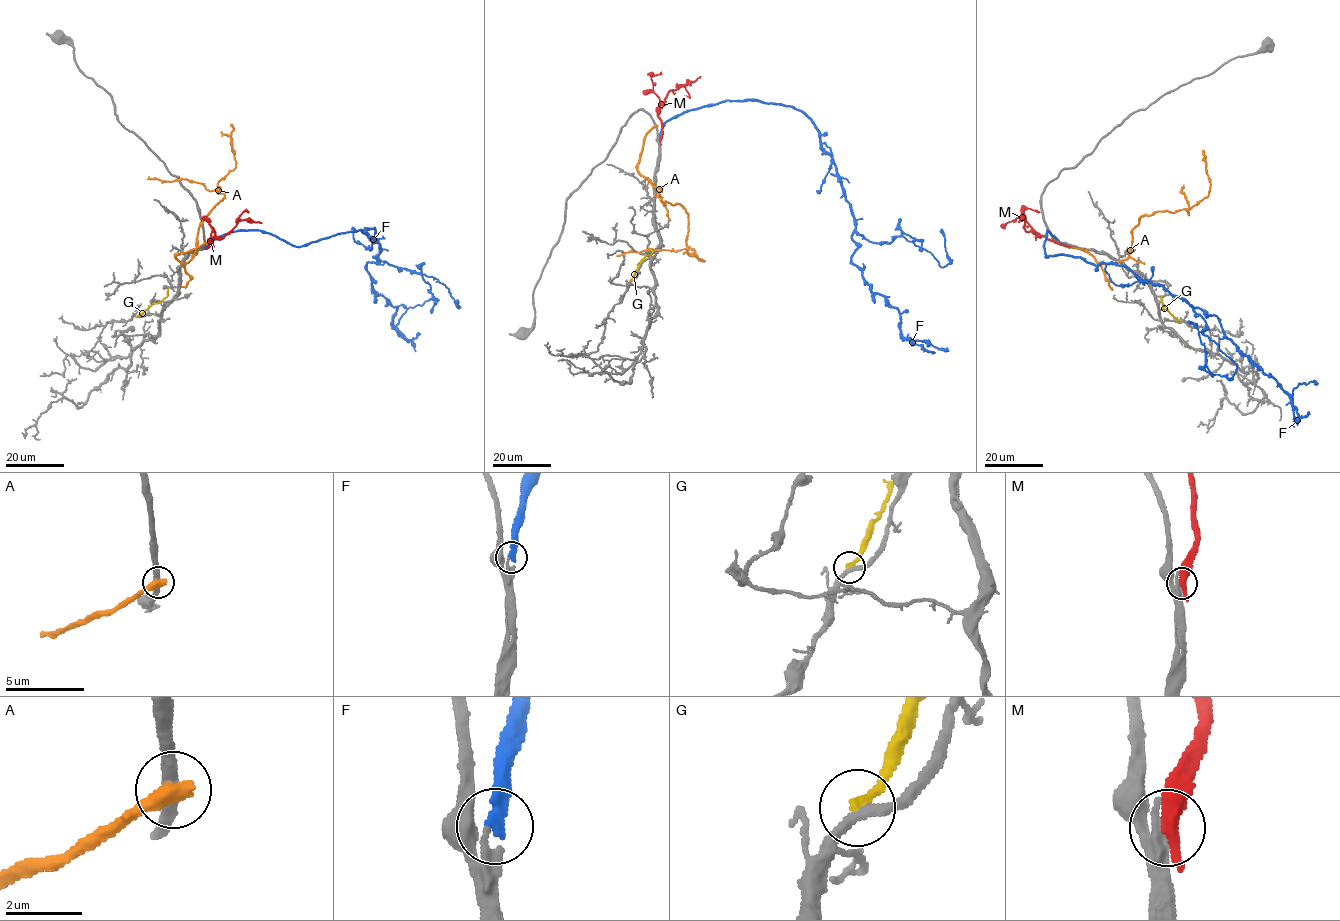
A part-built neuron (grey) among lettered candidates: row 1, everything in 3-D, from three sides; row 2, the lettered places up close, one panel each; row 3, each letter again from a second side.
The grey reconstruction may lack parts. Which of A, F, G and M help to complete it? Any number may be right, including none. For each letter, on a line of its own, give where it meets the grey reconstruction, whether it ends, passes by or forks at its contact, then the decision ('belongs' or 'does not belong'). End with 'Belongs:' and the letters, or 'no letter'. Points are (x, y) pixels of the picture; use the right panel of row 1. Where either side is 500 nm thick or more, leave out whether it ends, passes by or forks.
A: meets grey at (1053, 238); does not belong
F: meets grey at (1065, 245); it ends there; belongs
G: meets grey at (1180, 321); it ends there; does not belong
M: meets grey at (1067, 245); does not belong
Belongs: F

